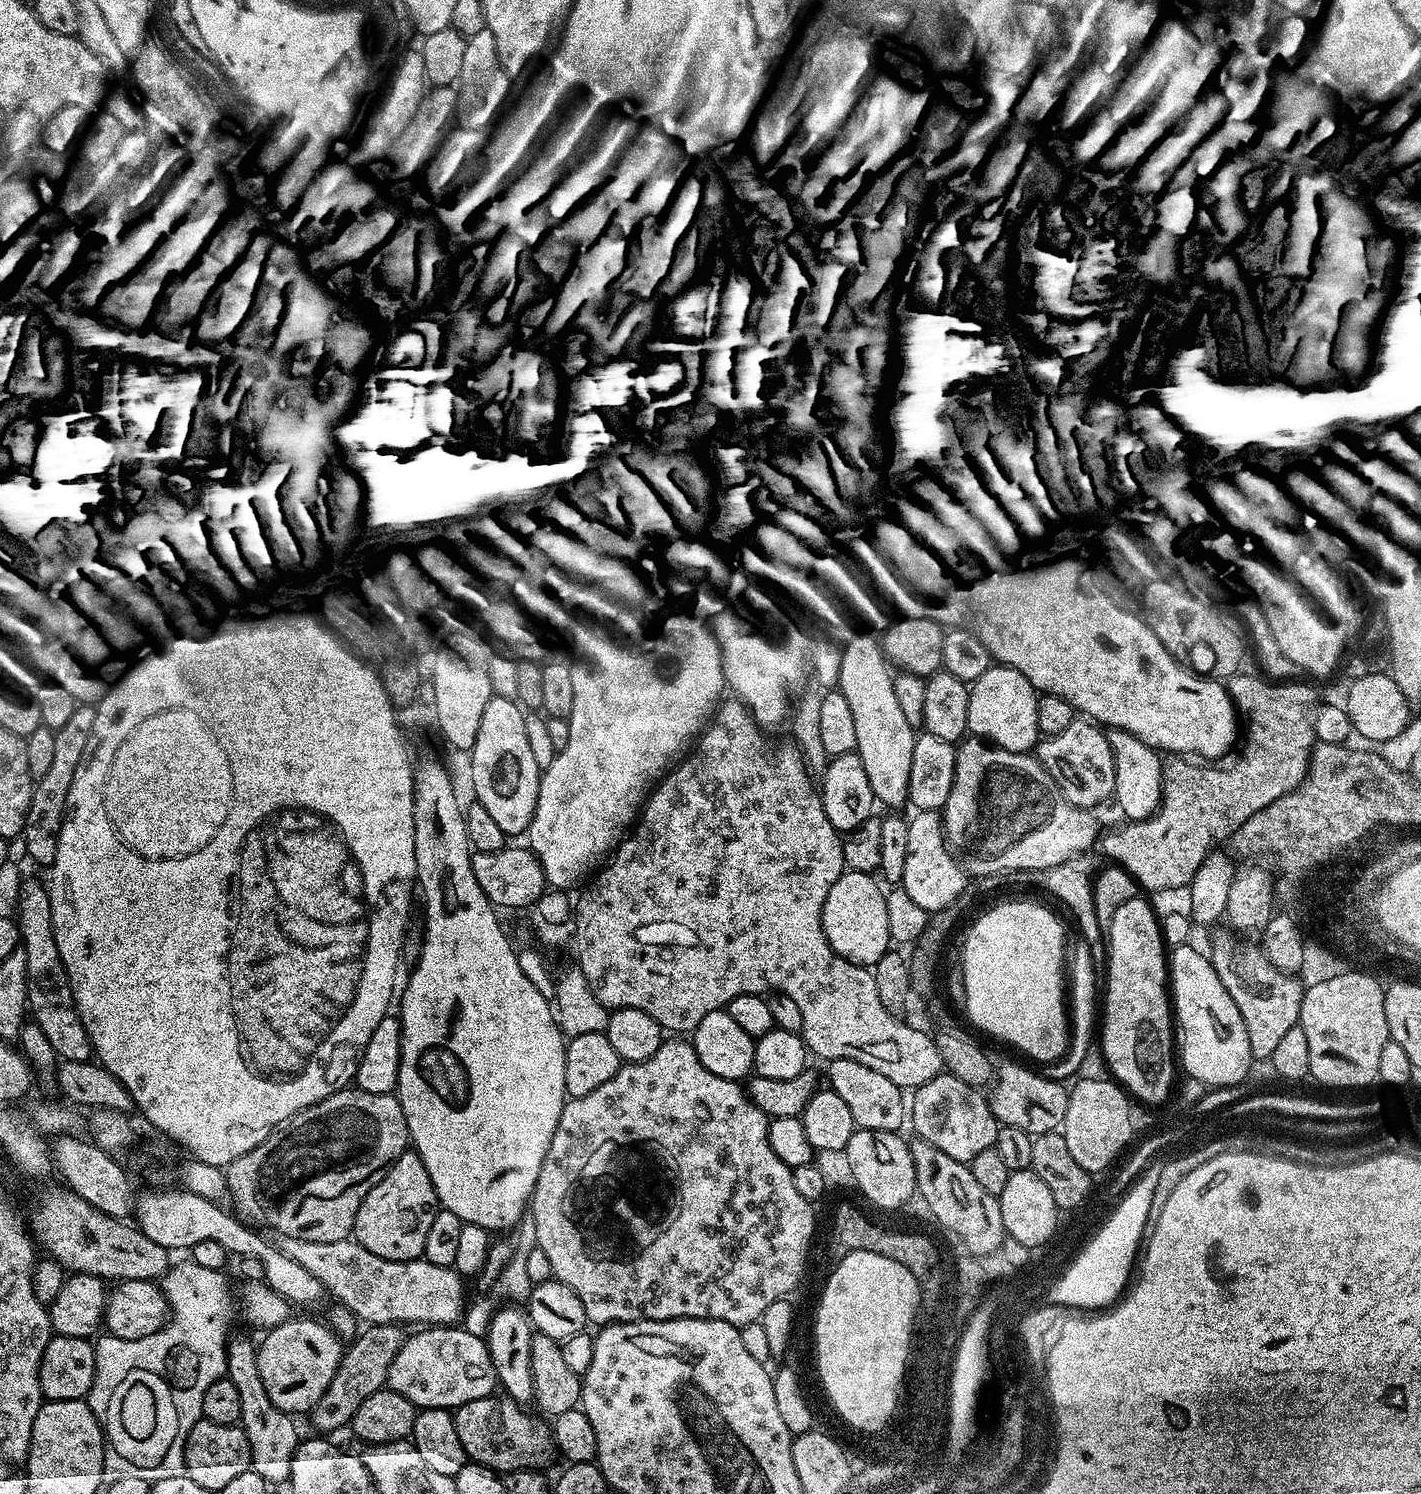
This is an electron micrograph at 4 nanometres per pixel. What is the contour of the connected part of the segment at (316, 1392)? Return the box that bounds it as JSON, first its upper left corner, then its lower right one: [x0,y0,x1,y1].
[256,1318,345,1414]

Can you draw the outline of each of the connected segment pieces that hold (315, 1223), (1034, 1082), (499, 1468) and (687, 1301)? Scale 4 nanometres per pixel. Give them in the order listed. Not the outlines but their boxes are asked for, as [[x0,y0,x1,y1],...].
[[227,1086,410,1244],[991,1064,1069,1137],[453,1394,556,1474],[530,1038,816,1326]]

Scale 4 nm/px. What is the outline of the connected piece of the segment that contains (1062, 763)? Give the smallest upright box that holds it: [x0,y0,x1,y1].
[1034,718,1114,810]

